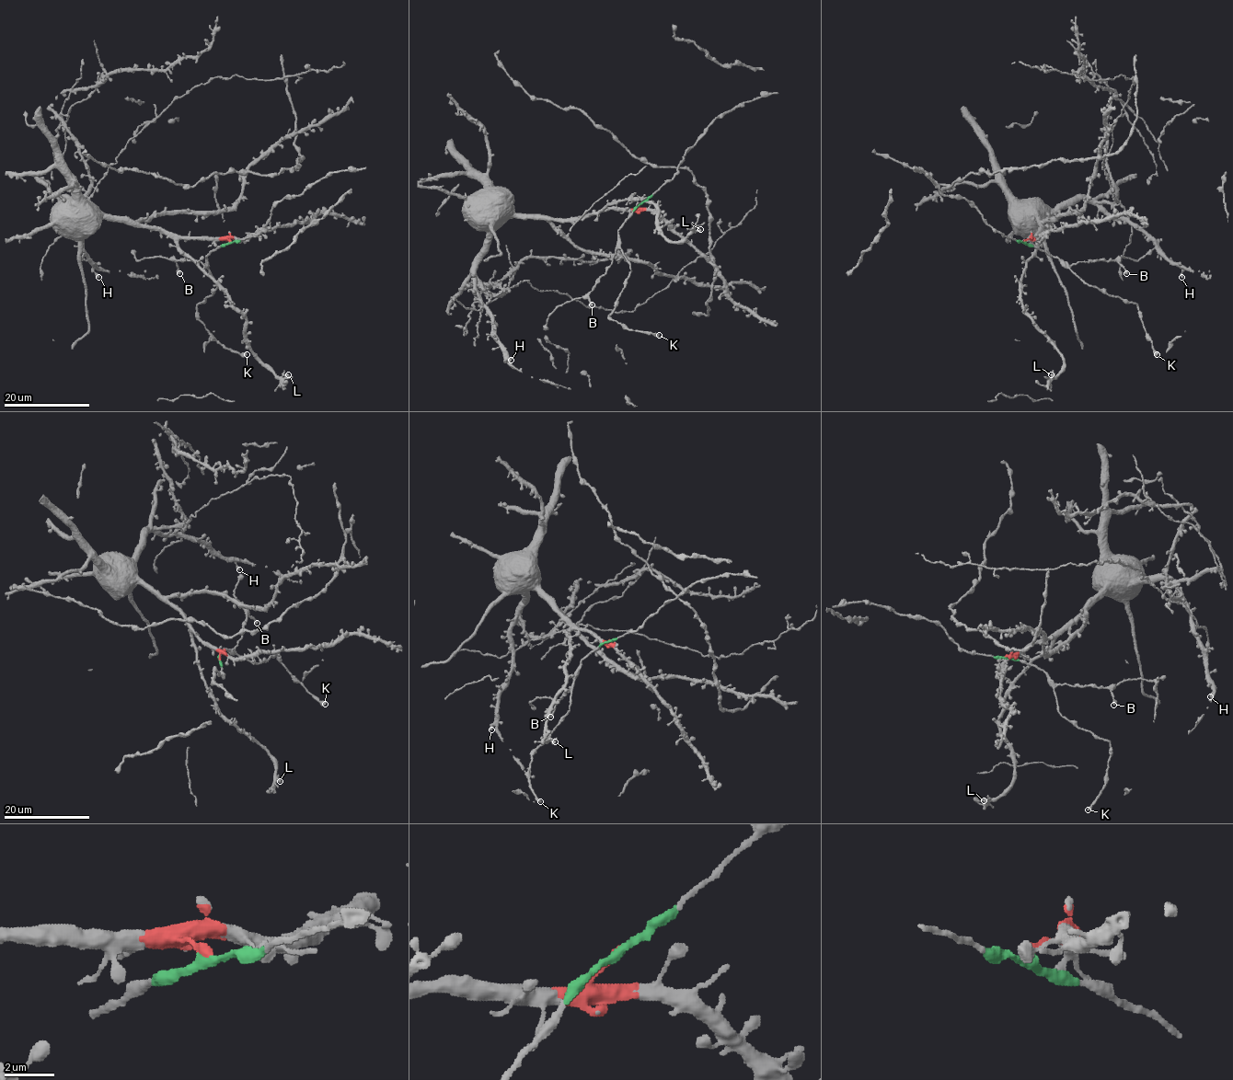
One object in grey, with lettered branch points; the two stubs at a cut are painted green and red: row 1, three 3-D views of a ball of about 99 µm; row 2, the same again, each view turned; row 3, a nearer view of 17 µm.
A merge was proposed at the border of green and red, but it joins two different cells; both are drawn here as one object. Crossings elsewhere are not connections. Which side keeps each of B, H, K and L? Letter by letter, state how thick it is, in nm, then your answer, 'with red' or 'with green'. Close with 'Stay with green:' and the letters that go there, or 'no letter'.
B: calibre 500 nm; with green
H: calibre 460 nm; with red
K: calibre 460 nm; with green
L: calibre 550 nm; with red
Stay with green: B, K

